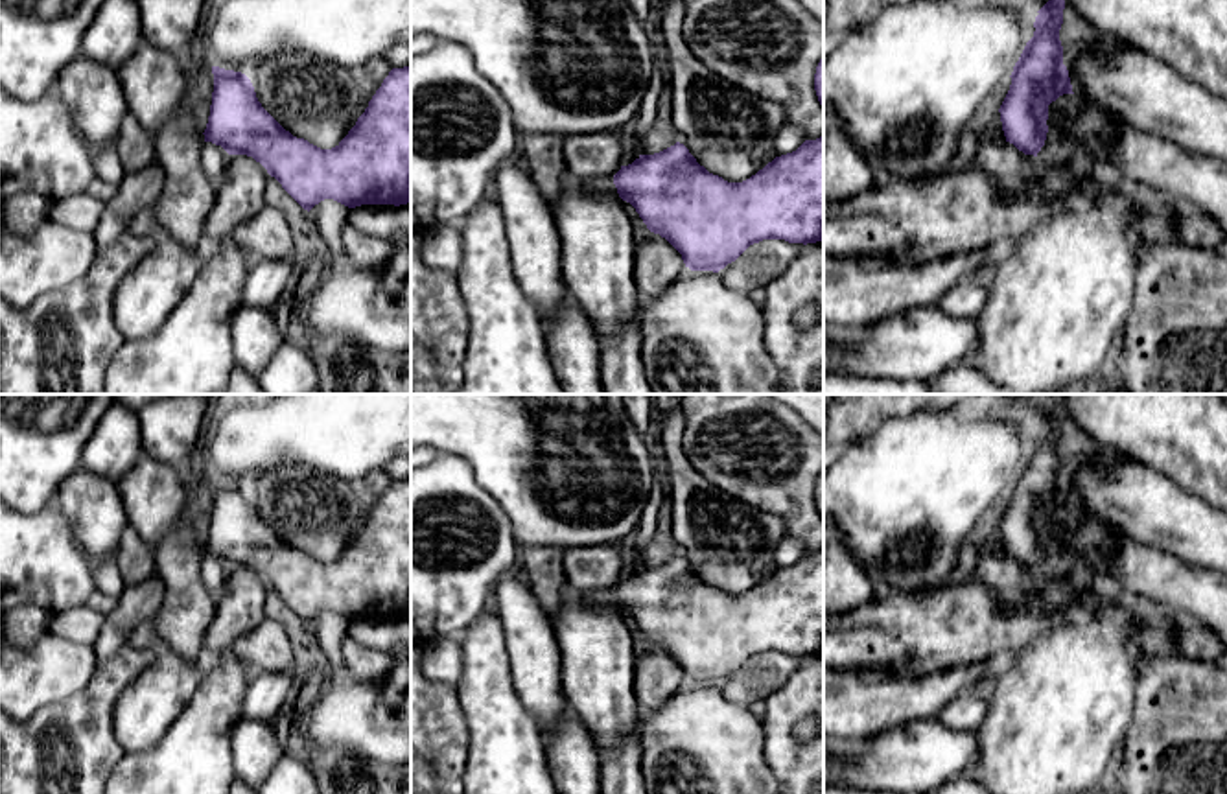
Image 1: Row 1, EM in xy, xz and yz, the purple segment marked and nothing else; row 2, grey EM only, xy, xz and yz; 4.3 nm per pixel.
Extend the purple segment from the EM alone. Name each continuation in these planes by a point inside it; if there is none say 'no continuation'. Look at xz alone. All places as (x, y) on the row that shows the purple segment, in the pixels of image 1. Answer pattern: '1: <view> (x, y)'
1: xz (605, 183)

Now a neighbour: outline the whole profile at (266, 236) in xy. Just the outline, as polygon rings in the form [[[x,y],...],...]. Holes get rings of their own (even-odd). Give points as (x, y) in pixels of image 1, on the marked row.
[[[265,204],[251,221],[240,225],[232,238],[252,262],[293,260],[297,256],[293,234],[282,212]]]

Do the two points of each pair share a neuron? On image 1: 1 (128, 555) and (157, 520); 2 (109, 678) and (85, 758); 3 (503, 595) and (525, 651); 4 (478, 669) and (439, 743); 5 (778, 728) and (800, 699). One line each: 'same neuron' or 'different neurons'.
1: different neurons
2: same neuron
3: same neuron
4: different neurons
5: same neuron

